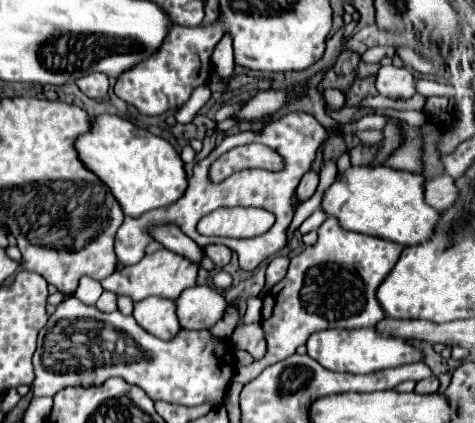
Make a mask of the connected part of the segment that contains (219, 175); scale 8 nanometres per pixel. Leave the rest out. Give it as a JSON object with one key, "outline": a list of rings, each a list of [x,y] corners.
{"outline":[[[249,144],[235,148],[227,152],[225,156],[217,158],[211,168],[209,168],[209,180],[211,182],[221,182],[229,174],[241,168],[262,168],[270,171],[279,171],[283,168],[283,158],[273,152],[271,148],[265,148],[261,144]]]}

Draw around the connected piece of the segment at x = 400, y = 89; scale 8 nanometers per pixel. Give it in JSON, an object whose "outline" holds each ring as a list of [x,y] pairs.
{"outline":[[[381,66],[377,74],[377,92],[381,96],[399,96],[411,98],[415,94],[415,78],[407,68]]]}

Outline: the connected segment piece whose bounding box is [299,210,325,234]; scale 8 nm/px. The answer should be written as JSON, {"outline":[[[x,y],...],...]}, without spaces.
{"outline":[[[315,210],[315,212],[313,212],[313,214],[311,214],[303,224],[301,224],[301,228],[299,228],[299,230],[301,230],[301,234],[307,234],[309,230],[319,228],[323,222],[325,222],[325,214],[323,214],[321,210]]]}

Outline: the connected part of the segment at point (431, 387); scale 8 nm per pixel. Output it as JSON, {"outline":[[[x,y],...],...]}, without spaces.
{"outline":[[[431,376],[429,380],[421,380],[421,382],[417,382],[415,392],[417,392],[417,394],[435,394],[437,388],[439,388],[439,380],[437,380],[435,376]]]}

